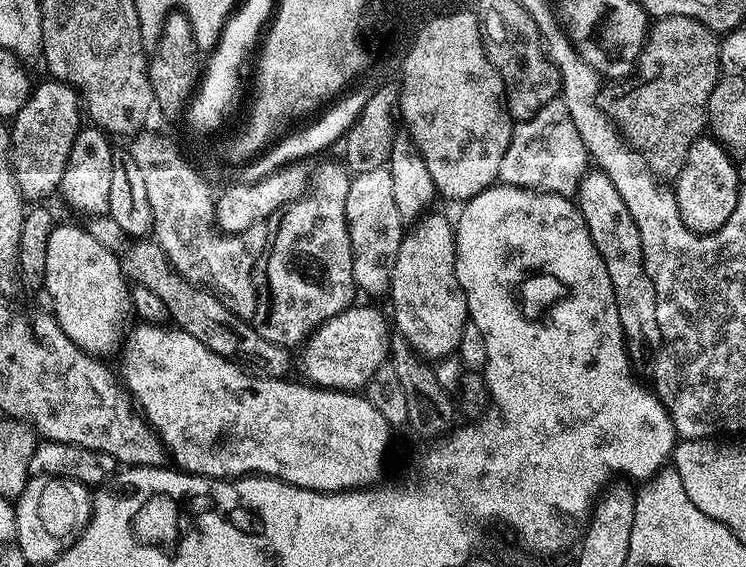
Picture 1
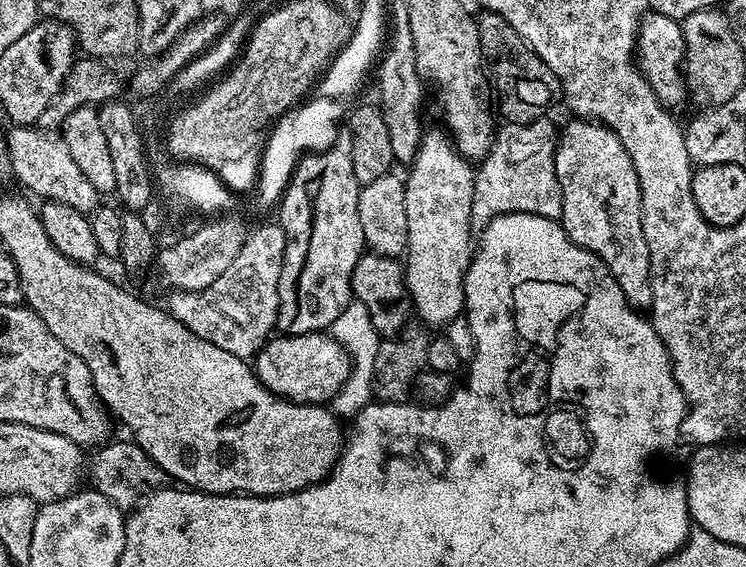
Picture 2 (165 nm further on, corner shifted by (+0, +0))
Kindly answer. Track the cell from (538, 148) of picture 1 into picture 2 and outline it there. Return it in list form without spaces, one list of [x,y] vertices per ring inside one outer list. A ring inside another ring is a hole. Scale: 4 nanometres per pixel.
[[[541,118],[529,124],[503,125],[504,129],[495,133],[492,149],[483,160],[479,161],[475,169],[474,198],[472,199],[472,226],[482,230],[495,216],[503,216],[505,212],[525,212],[542,218],[559,220],[562,214],[562,198],[556,177],[556,141],[558,128]]]

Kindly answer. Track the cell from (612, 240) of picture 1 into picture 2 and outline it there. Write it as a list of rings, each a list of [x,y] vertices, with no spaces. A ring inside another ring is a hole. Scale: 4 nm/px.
[[[572,118],[569,121],[569,124],[562,128],[556,141],[556,177],[562,198],[562,214],[559,221],[572,241],[592,252],[608,267],[622,294],[633,308],[651,309],[650,250],[646,246],[646,234],[642,230],[640,183],[630,162],[630,154],[626,154],[620,139],[603,124],[587,118]]]

